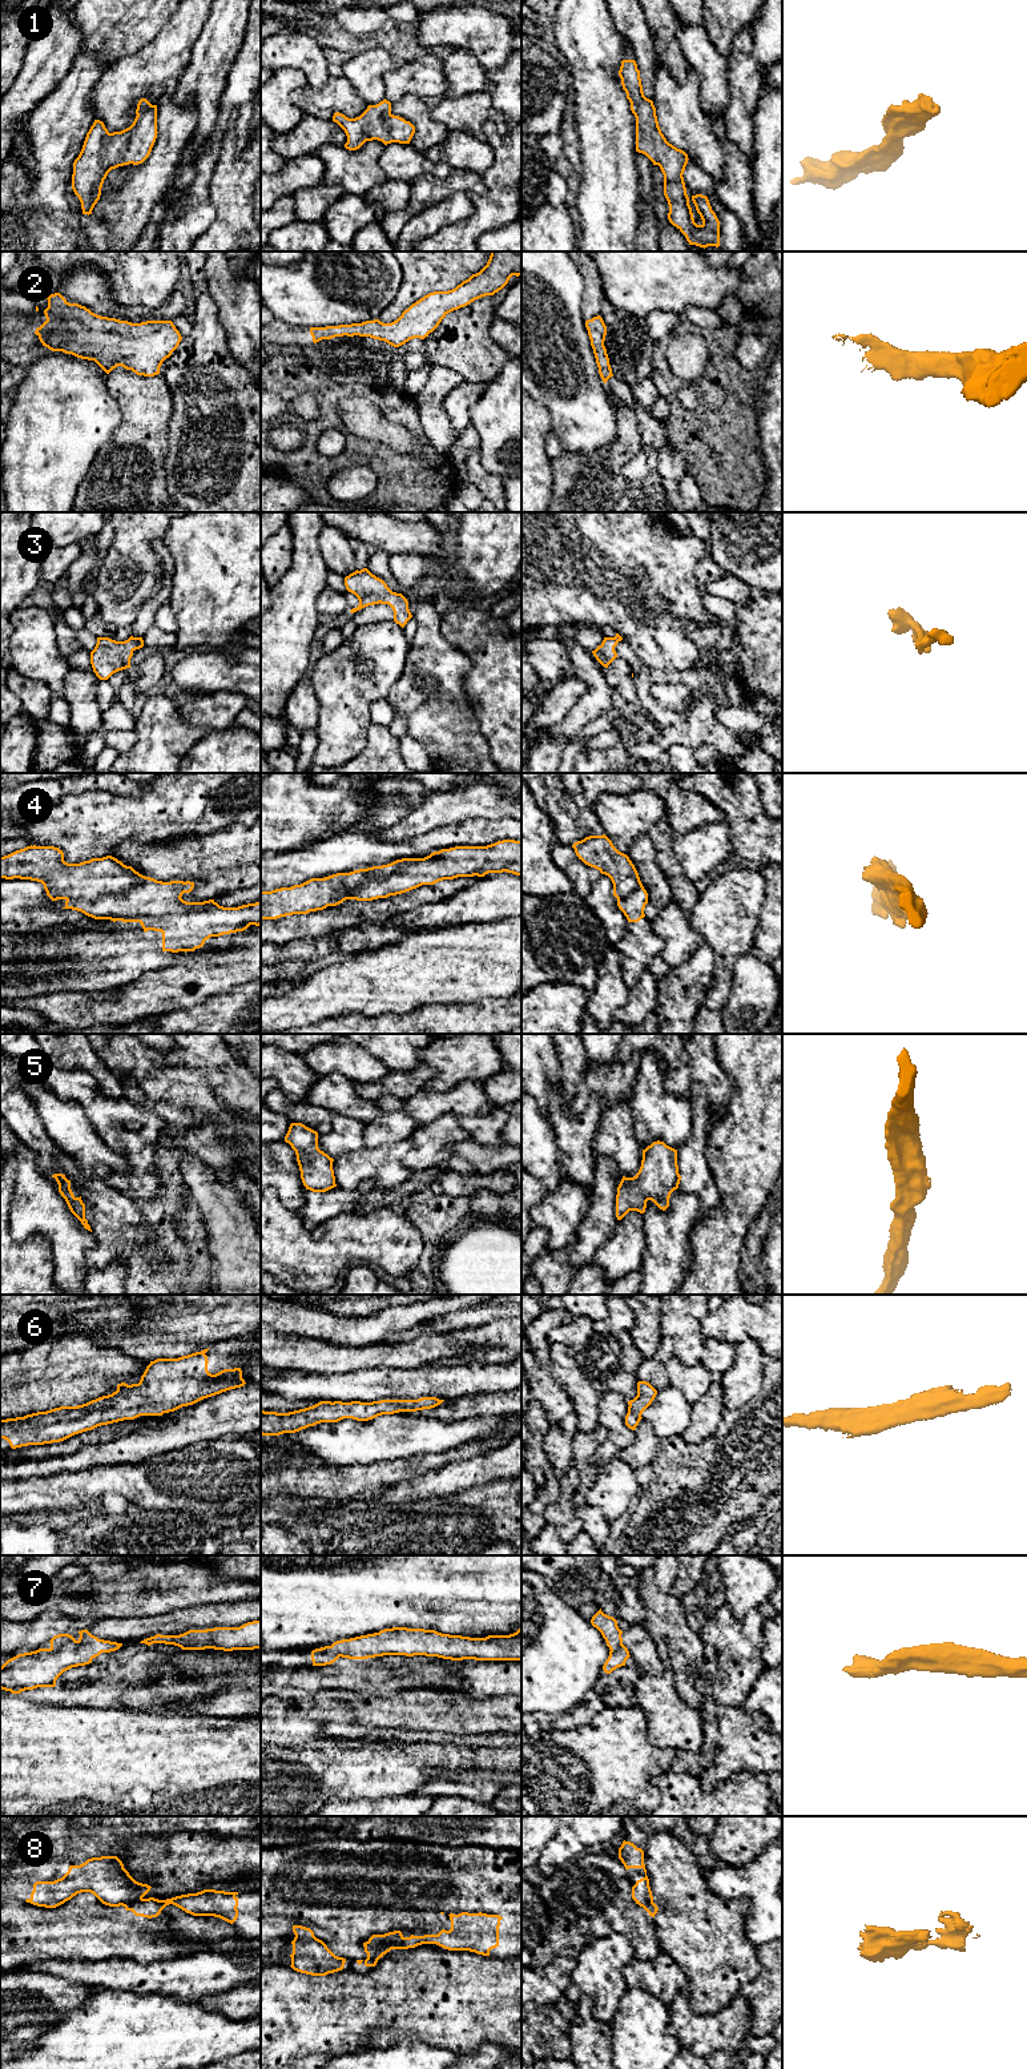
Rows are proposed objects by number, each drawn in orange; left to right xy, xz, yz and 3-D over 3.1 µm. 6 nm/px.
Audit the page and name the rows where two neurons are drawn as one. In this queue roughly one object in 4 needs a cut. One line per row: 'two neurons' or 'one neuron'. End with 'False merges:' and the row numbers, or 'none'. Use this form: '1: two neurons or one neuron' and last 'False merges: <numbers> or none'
1: one neuron
2: one neuron
3: one neuron
4: two neurons
5: two neurons
6: one neuron
7: one neuron
8: two neurons
False merges: 4, 5, 8

